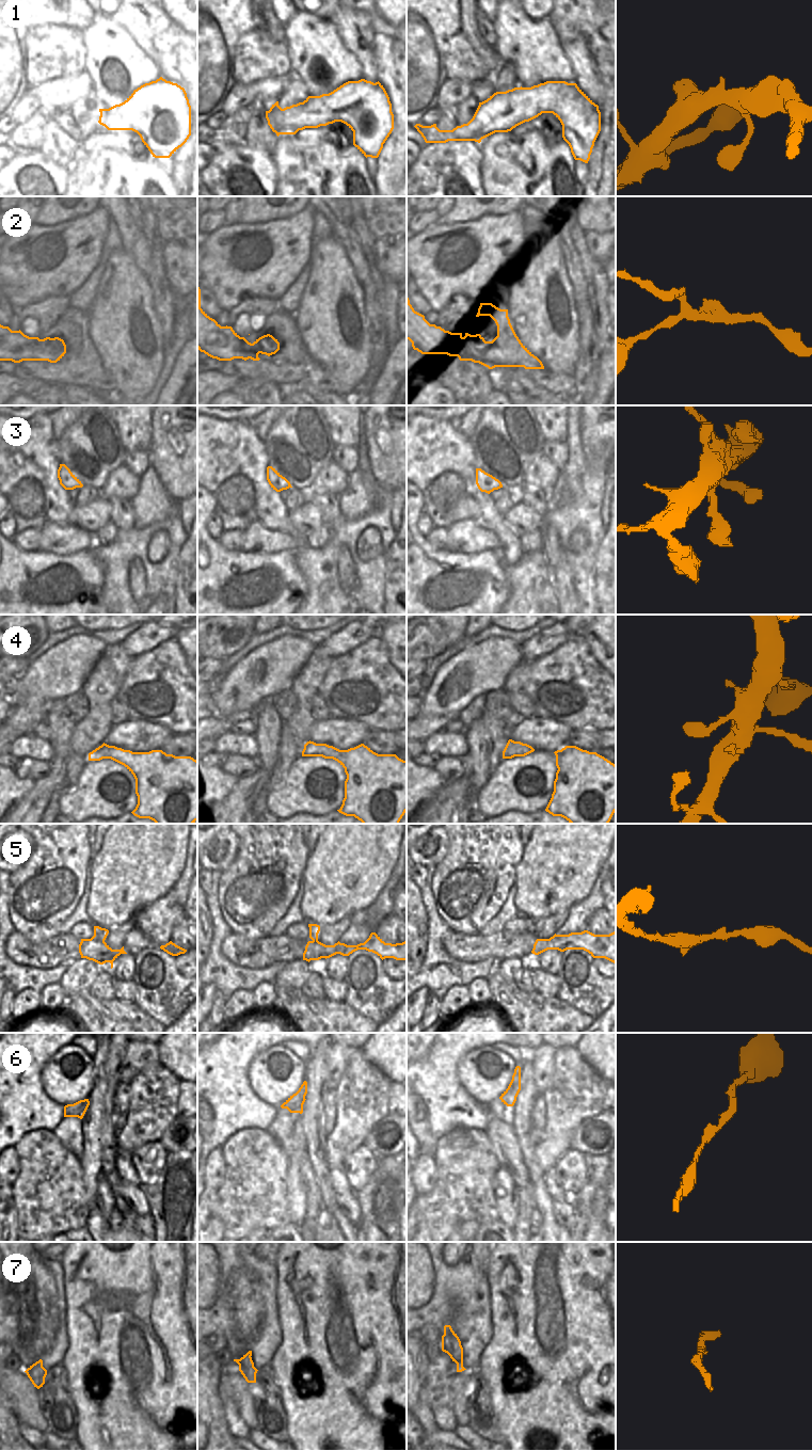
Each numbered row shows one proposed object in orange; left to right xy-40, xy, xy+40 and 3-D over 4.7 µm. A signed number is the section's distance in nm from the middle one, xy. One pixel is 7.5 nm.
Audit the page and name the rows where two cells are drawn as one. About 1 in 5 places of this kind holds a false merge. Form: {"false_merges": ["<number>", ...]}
{"false_merges": []}

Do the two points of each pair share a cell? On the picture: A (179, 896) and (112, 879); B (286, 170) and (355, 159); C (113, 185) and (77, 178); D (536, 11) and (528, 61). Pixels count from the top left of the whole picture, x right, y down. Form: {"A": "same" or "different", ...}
{"A": "different", "B": "same", "C": "different", "D": "different"}

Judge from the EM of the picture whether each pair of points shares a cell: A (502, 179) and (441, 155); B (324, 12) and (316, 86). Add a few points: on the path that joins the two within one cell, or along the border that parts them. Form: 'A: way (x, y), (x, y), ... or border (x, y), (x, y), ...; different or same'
A: border (478, 146), (480, 153), (480, 182), (482, 185); different
B: border (302, 11), (328, 19); different

